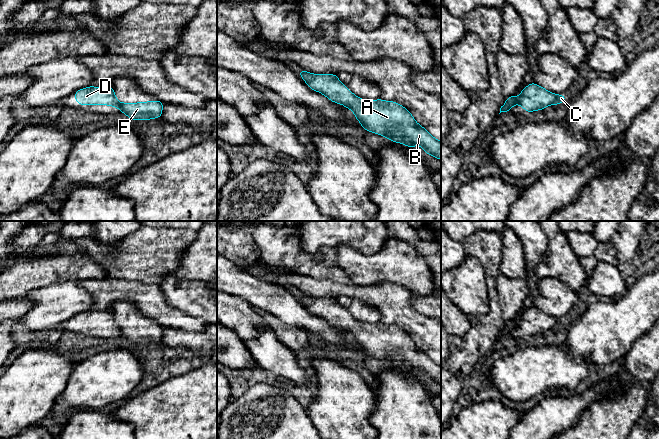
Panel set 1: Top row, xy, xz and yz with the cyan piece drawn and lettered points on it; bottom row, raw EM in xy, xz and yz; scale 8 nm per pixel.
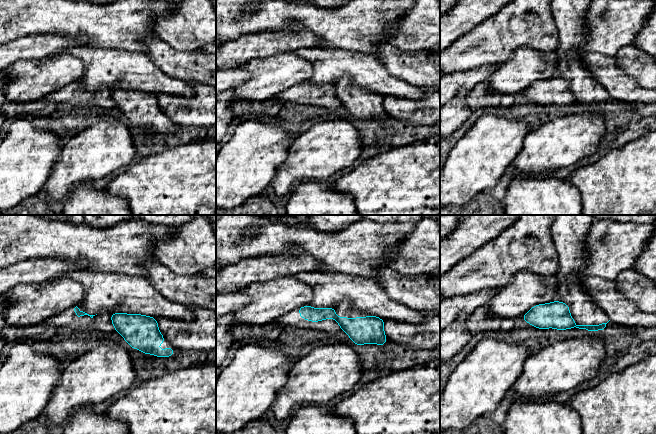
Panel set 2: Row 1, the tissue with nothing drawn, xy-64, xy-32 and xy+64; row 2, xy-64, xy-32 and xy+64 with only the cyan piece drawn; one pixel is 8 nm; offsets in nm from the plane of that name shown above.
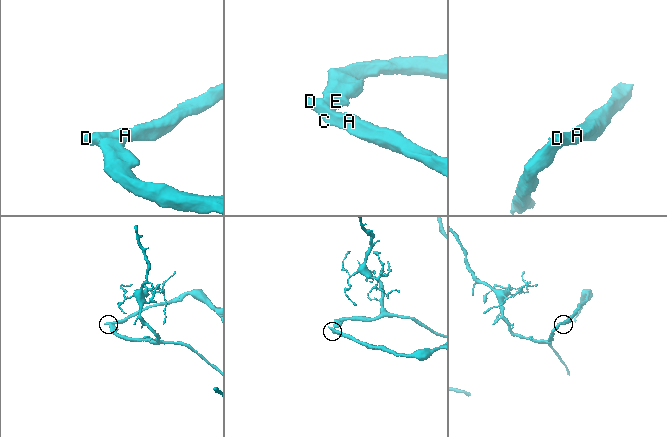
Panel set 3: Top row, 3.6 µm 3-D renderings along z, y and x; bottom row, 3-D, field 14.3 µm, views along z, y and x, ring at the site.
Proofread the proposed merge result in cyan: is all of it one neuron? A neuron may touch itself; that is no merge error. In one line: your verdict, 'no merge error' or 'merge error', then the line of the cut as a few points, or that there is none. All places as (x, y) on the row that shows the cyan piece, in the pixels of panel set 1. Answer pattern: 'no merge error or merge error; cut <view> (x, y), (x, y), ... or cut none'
merge error; cut xy (117, 101), (120, 109)

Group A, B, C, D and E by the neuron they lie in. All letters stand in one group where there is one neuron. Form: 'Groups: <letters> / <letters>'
Groups: A B C D / E

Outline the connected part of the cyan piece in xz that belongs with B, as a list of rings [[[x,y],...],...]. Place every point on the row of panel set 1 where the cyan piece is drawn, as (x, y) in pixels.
[[[299,70],[299,75],[314,91],[322,93],[334,103],[351,109],[363,129],[413,148],[419,145],[424,152],[441,160],[441,141],[420,126],[412,114],[394,101],[363,100],[354,95],[336,74],[316,75]]]

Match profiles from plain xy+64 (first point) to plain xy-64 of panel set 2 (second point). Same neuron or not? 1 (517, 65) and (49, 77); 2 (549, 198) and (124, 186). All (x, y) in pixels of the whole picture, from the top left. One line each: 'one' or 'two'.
1: one
2: two

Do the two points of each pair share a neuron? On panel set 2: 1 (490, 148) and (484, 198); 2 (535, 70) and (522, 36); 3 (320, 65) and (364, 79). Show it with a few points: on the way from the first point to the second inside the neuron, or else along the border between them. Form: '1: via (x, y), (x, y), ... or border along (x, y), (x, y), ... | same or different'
1: border along (485, 191), (476, 194), (464, 203) | different
2: border along (549, 52), (519, 47), (506, 60) | different
3: via (331, 65), (350, 65), (353, 68) | same

